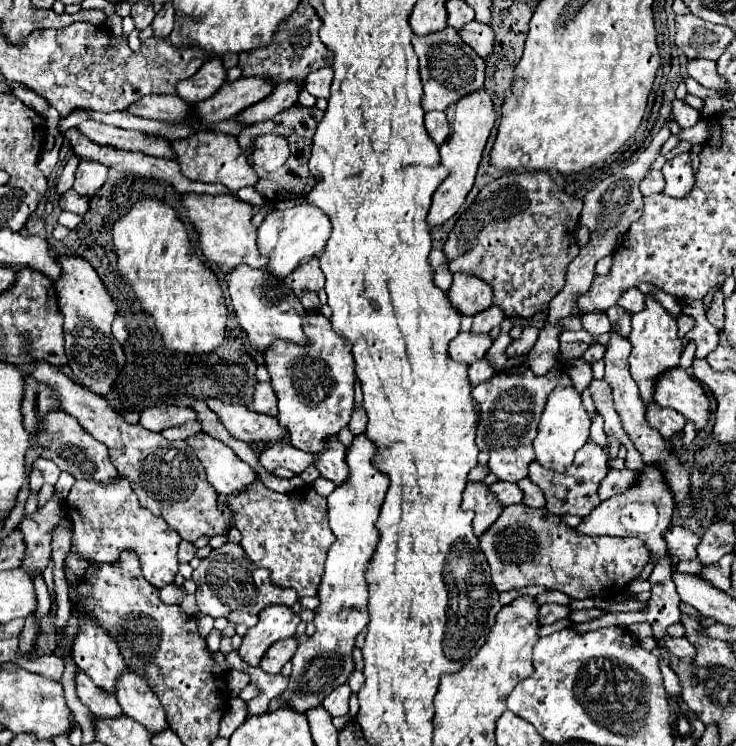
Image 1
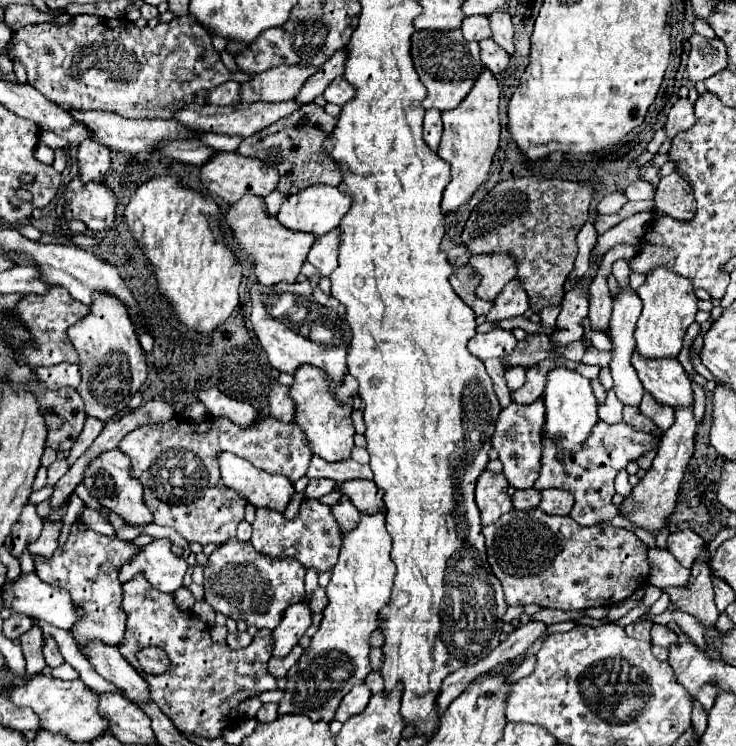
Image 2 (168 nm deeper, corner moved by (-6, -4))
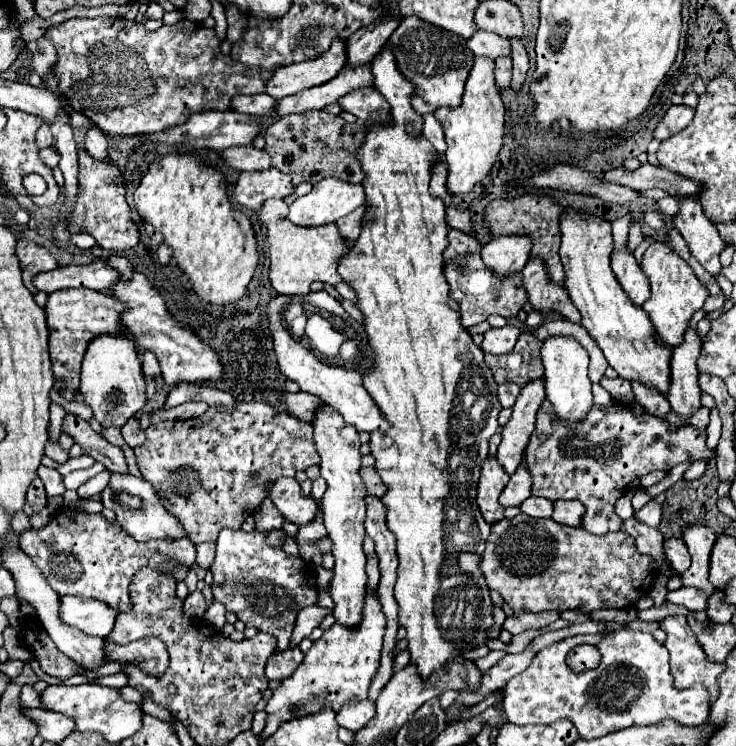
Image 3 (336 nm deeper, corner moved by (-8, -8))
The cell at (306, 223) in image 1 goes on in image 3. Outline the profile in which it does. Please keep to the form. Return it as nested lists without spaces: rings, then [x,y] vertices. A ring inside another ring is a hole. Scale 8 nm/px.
[[[324,178],[306,196],[290,204],[290,222],[296,226],[324,226],[364,204],[364,188],[336,178]]]

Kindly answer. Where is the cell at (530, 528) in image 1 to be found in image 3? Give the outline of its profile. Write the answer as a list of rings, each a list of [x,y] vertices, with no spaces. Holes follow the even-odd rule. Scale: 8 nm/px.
[[[522,512],[512,520],[502,518],[492,526],[492,532],[486,540],[486,550],[482,554],[482,568],[486,574],[488,588],[498,590],[504,602],[514,610],[514,614],[542,612],[542,610],[594,612],[606,608],[628,608],[638,598],[648,594],[648,576],[652,586],[652,580],[658,574],[656,564],[652,564],[648,556],[640,556],[636,552],[632,536],[628,536],[628,532],[624,530],[596,536],[584,532],[584,528],[562,526],[552,518],[532,518]]]

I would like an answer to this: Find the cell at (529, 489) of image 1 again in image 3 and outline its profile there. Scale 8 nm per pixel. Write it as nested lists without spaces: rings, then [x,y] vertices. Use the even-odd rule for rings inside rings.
[[[558,500],[554,502],[552,520],[566,526],[580,526],[582,514],[584,514],[584,504],[580,504],[578,500]]]

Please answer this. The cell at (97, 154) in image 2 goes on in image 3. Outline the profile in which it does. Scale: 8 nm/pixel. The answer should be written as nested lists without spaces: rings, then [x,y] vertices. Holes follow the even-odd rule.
[[[96,130],[86,132],[86,152],[94,160],[106,160],[108,158],[106,148],[108,148],[108,142],[106,142],[106,136],[102,132],[96,132]]]

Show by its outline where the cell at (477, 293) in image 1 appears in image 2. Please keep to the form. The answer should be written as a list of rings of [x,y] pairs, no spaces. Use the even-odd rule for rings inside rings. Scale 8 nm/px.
[[[502,252],[474,254],[470,258],[470,266],[482,278],[476,290],[482,300],[494,300],[494,296],[498,296],[498,292],[502,292],[502,288],[516,276],[514,258]]]

